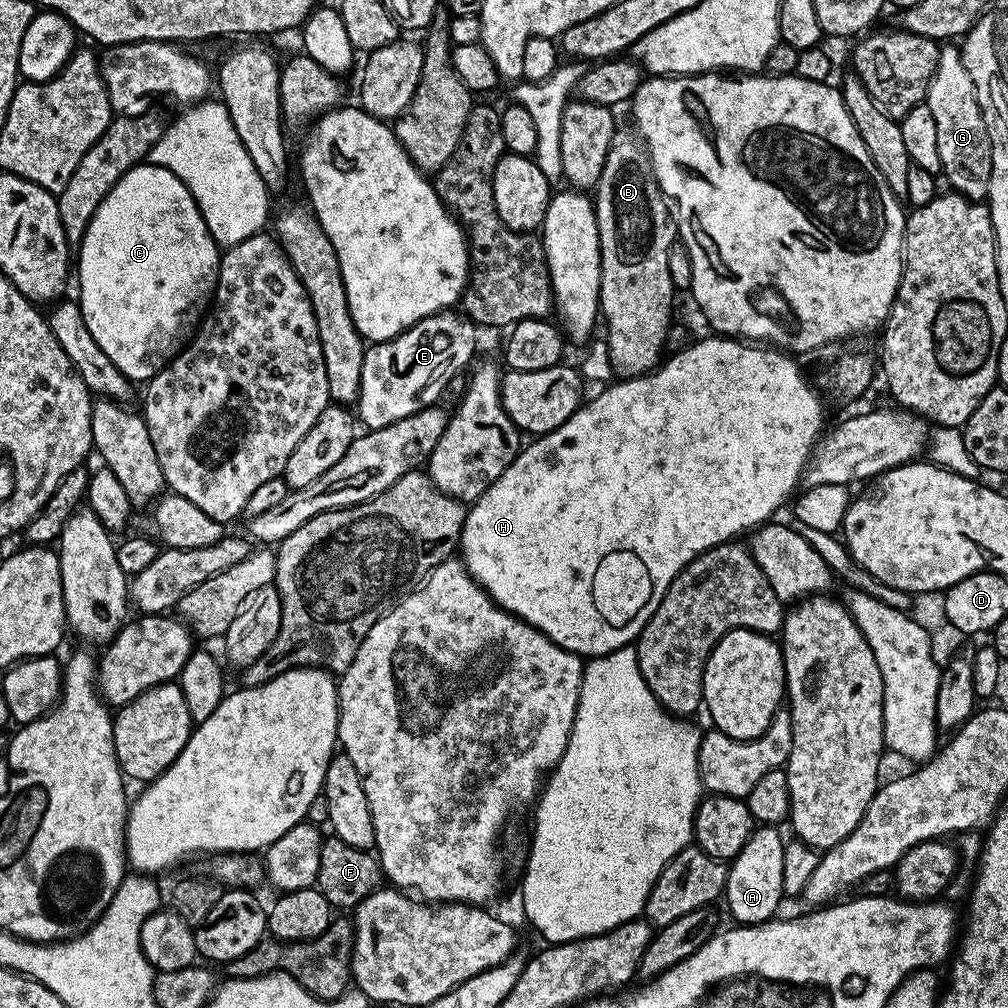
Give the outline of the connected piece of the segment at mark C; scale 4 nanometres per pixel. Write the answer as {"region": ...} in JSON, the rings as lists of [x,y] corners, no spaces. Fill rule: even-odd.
{"region":[[[151,162],[137,164],[102,198],[94,218],[90,218],[90,226],[86,226],[78,252],[78,303],[94,342],[102,346],[106,358],[127,380],[151,380],[189,343],[216,294],[222,252],[190,190],[170,170]]]}

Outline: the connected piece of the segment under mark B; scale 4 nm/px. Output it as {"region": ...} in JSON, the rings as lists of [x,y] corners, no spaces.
{"region":[[[618,130],[612,135],[600,182],[594,189],[594,207],[600,239],[600,316],[602,324],[608,327],[608,360],[612,363],[613,373],[617,377],[642,376],[661,363],[666,332],[674,320],[674,289],[666,258],[670,254],[670,246],[677,243],[678,233],[669,201],[656,184],[652,163],[649,162],[648,153],[635,131]]]}

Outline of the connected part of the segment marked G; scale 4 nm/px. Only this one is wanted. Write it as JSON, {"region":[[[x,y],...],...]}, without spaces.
{"region":[[[941,47],[938,66],[928,84],[926,103],[934,113],[938,126],[938,158],[940,172],[950,178],[952,191],[969,200],[987,201],[988,183],[992,177],[992,147],[986,122],[982,118],[976,87],[970,78],[970,70],[964,65],[964,53],[959,47]]]}

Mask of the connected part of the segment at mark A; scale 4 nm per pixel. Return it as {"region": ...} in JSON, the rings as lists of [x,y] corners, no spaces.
{"region":[[[760,826],[753,831],[751,838],[742,846],[740,853],[728,864],[728,881],[724,887],[723,899],[728,900],[728,912],[735,923],[740,926],[749,924],[766,924],[777,915],[780,899],[785,899],[782,882],[782,860],[785,848],[785,837],[780,837],[781,829],[776,826]]]}

